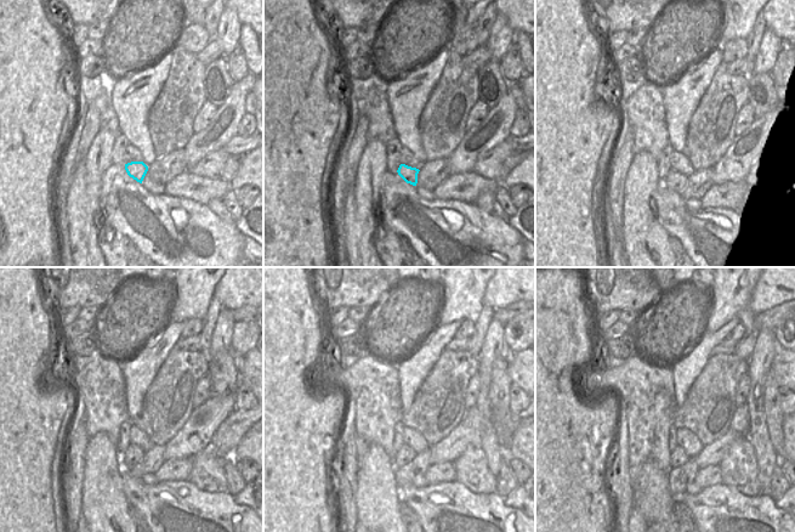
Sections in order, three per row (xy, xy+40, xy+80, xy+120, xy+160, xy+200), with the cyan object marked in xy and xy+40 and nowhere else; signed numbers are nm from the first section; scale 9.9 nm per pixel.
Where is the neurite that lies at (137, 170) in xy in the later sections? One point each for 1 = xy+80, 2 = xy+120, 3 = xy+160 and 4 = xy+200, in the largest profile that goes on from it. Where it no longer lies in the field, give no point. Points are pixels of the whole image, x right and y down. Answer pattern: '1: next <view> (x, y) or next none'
1: next xy+80 (675, 181)
2: next xy+120 (132, 454)
3: next xy+160 (405, 454)
4: next xy+200 (677, 457)

